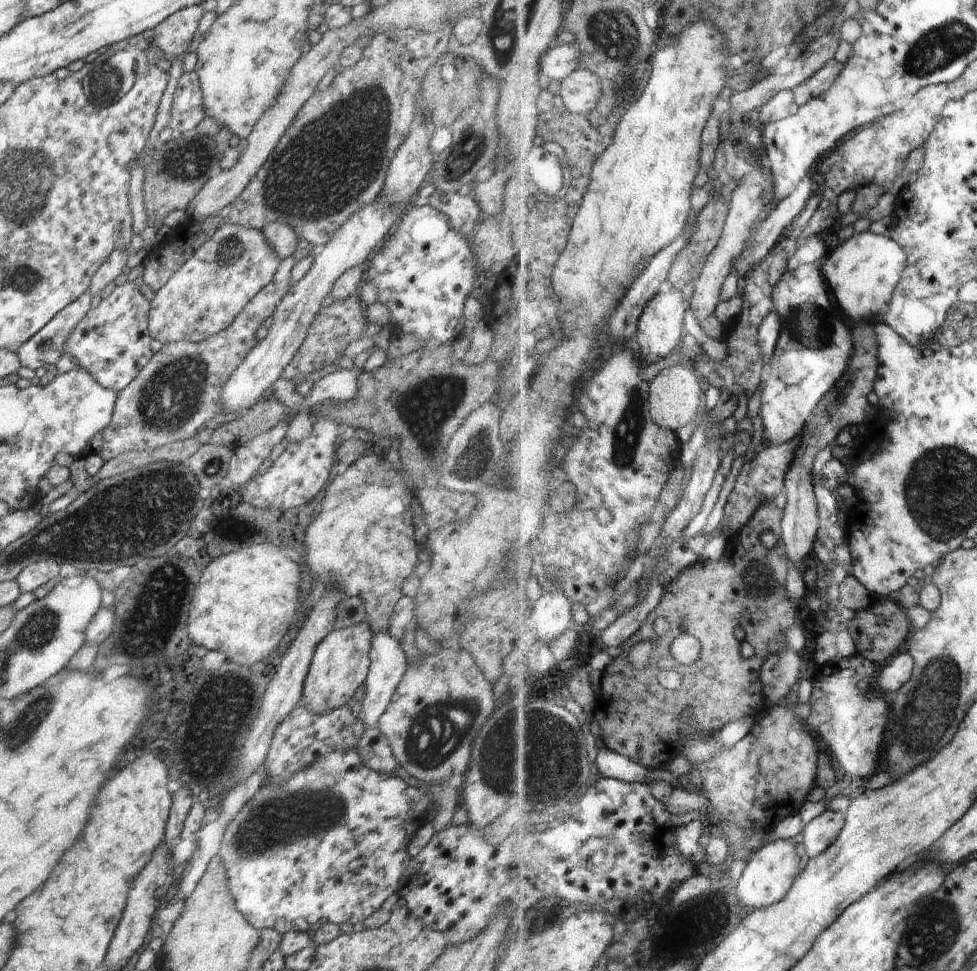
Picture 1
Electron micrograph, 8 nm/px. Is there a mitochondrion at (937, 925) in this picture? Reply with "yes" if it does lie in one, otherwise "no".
yes

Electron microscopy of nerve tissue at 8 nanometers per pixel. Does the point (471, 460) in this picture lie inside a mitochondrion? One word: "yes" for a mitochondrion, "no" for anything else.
yes

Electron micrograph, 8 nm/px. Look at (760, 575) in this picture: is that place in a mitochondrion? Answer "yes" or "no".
yes

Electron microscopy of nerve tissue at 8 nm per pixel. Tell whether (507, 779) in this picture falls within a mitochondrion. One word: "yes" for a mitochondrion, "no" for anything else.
yes

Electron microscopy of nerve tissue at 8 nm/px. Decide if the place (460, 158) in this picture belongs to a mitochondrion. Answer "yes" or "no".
yes

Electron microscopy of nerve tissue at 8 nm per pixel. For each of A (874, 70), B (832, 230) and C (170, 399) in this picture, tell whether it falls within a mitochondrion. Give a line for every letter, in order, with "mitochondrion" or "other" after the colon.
A: other
B: other
C: mitochondrion

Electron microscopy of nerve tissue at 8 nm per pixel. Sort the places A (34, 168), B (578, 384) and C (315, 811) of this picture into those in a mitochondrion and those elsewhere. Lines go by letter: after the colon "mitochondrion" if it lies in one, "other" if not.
A: mitochondrion
B: other
C: mitochondrion

